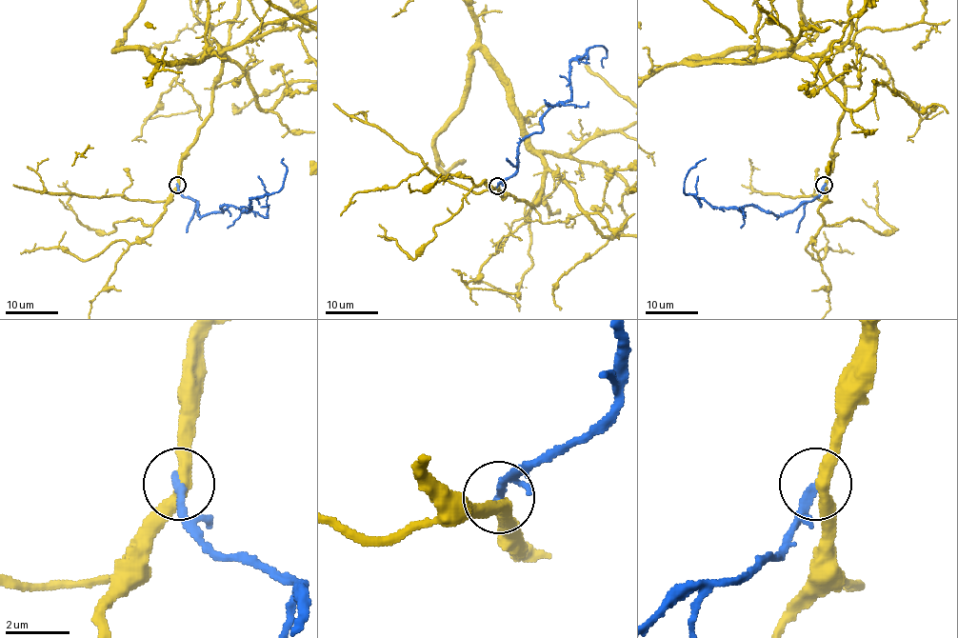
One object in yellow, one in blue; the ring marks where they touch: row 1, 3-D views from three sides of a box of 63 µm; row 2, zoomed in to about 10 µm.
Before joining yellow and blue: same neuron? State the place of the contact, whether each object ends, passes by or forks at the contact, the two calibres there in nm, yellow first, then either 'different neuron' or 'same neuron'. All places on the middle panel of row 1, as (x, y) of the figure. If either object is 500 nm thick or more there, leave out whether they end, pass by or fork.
(497, 186) | yellow passes by | blue ends | 400/280 nm | different neuron

